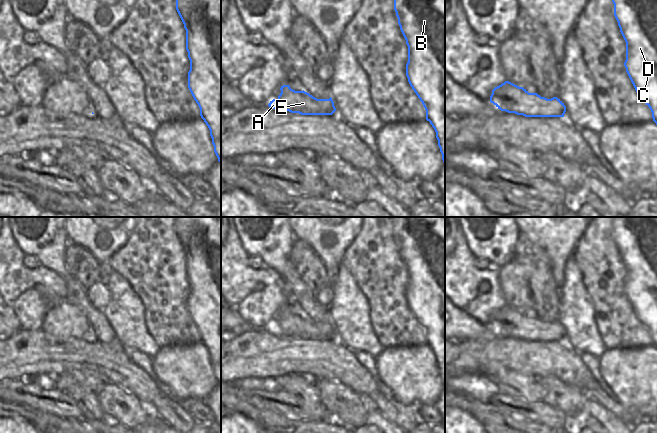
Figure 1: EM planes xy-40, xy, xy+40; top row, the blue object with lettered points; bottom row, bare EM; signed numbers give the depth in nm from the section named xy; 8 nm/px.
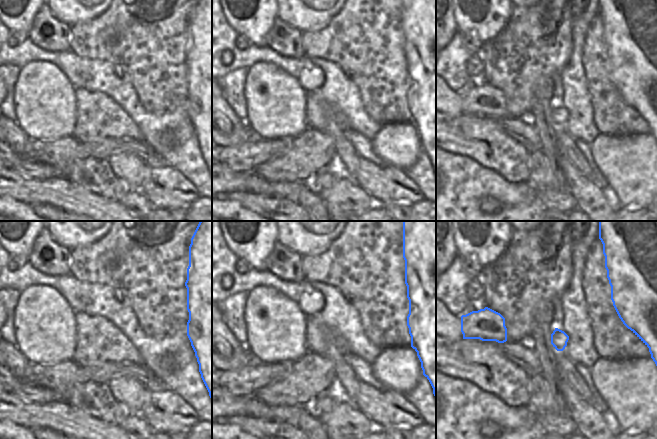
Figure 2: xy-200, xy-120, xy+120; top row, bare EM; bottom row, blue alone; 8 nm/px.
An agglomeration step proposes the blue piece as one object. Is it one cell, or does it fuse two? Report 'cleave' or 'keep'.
keep

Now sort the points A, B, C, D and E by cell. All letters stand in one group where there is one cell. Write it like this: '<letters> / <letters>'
A B C D E

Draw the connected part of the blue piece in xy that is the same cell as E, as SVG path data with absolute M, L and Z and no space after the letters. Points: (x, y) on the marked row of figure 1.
M289 85L281 86L280 90L278 99L273 99L268 104L271 109L280 109L301 115L332 115L336 111L331 97L317 99L304 90L295 91Z

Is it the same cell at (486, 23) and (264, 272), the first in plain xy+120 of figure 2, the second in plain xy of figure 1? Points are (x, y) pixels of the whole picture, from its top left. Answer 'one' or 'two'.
two

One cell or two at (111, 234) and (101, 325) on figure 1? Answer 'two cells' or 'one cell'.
two cells

